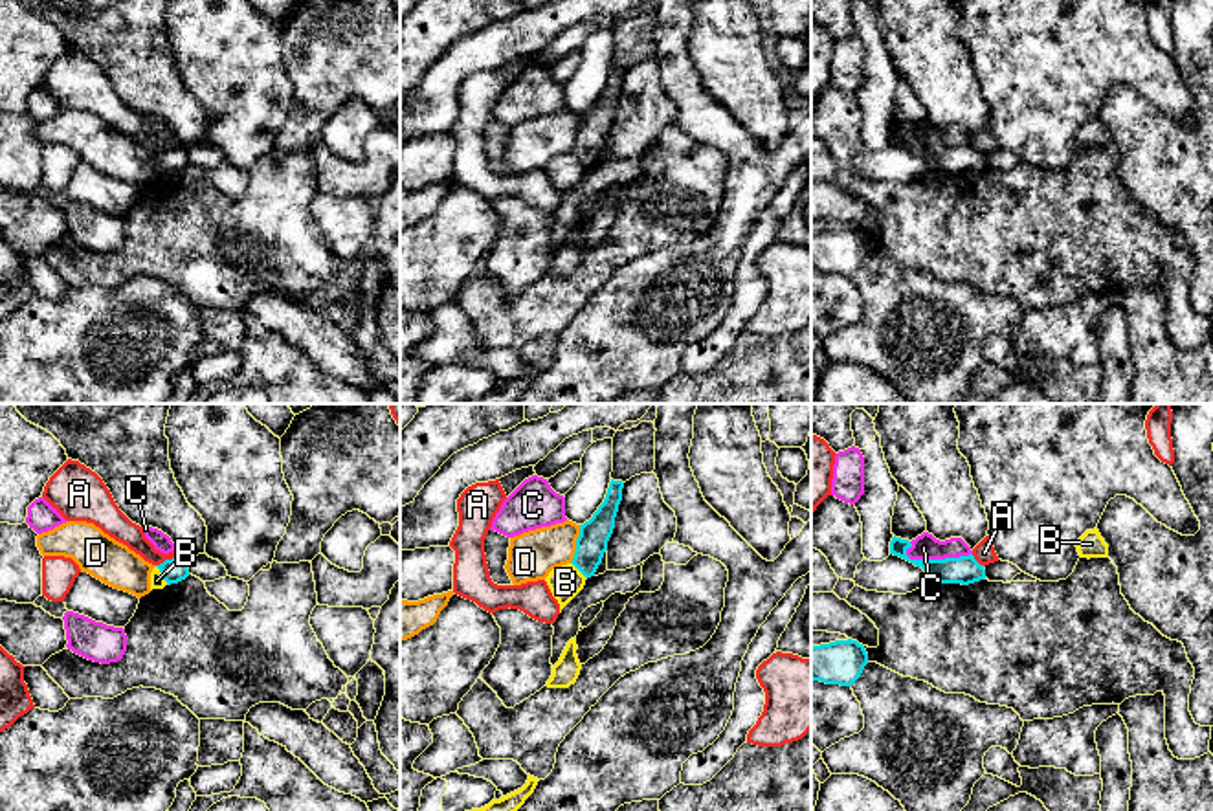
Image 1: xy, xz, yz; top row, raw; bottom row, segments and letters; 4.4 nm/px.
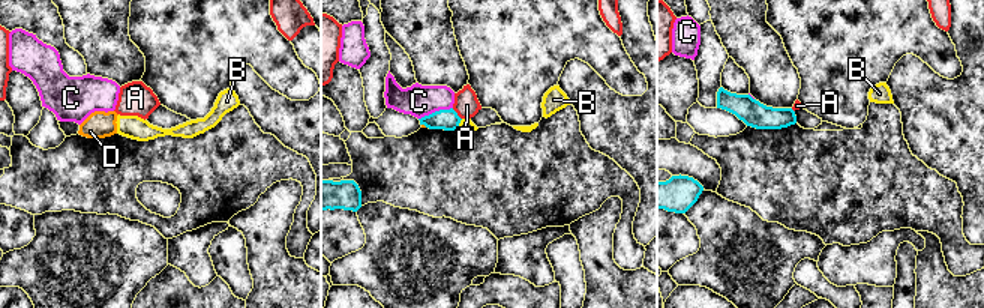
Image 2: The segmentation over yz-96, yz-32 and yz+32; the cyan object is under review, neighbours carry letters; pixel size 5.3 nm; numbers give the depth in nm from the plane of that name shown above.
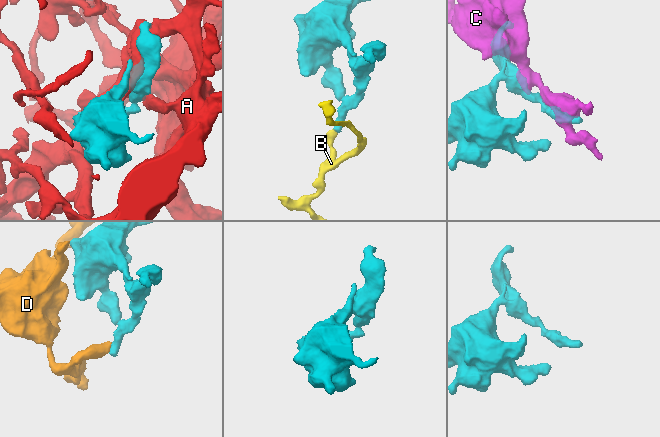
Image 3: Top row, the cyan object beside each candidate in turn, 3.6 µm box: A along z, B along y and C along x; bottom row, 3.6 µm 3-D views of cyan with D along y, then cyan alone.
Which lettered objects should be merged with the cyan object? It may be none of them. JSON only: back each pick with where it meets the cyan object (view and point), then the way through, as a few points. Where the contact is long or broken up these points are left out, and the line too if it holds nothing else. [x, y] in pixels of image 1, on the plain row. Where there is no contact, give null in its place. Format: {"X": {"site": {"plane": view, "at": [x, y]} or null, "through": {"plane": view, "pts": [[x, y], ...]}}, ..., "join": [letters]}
{"join": []}

